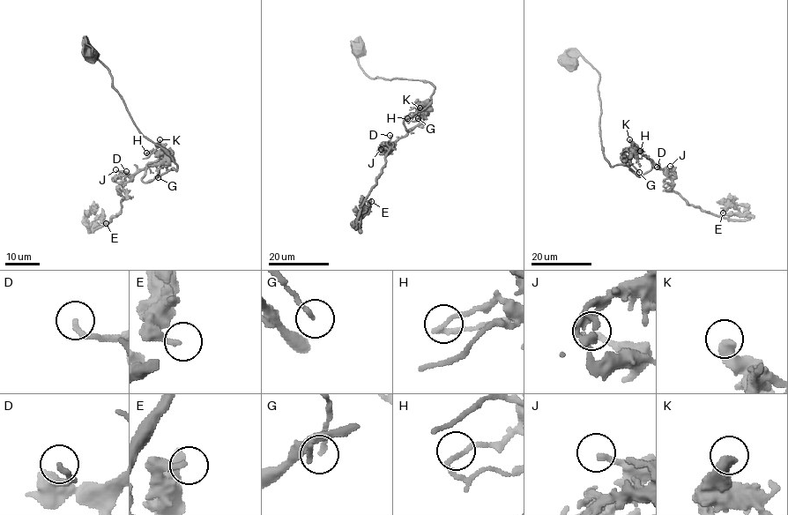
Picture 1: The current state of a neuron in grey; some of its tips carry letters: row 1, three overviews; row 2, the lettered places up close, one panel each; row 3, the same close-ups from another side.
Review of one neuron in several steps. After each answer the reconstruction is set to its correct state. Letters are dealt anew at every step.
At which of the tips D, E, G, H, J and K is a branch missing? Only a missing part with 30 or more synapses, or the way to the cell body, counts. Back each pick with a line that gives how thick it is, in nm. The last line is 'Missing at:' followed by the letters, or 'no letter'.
Missing at: no letter

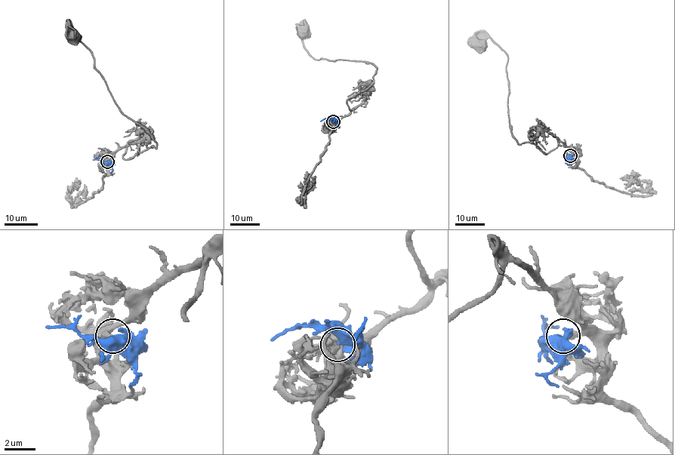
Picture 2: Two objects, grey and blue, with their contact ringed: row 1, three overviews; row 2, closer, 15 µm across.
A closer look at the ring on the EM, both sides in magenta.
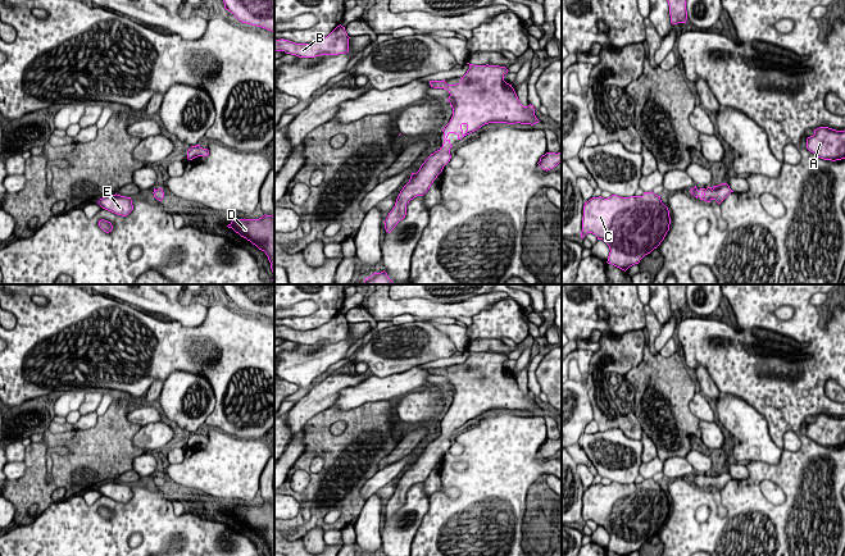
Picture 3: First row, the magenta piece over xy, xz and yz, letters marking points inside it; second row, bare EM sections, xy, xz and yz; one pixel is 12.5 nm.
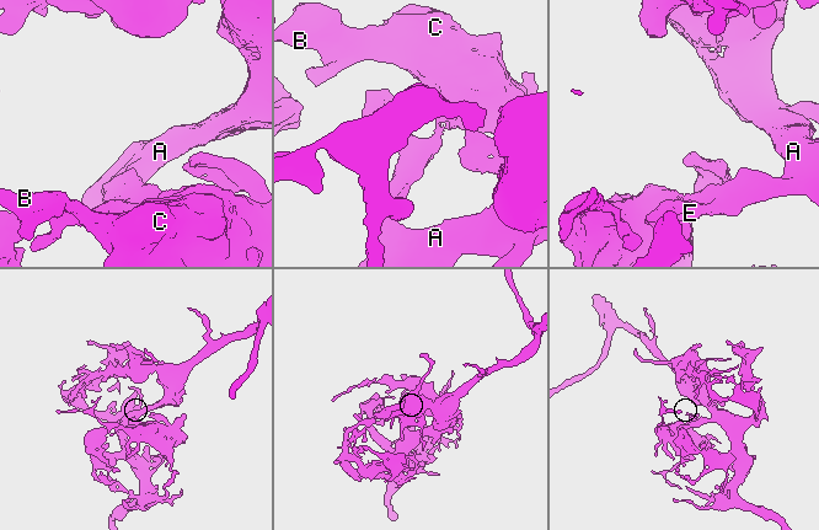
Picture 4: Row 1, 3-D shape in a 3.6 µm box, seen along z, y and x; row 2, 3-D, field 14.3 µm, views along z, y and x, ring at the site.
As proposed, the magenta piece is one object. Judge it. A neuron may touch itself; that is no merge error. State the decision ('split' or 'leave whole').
leave whole

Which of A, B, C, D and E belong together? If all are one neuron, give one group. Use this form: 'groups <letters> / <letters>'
groups A B C D E

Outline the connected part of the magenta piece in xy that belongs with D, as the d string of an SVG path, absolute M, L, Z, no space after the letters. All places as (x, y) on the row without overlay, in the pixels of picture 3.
M264 501L259 506L233 506L227 514L264 538L271 556L274 556L274 503Z

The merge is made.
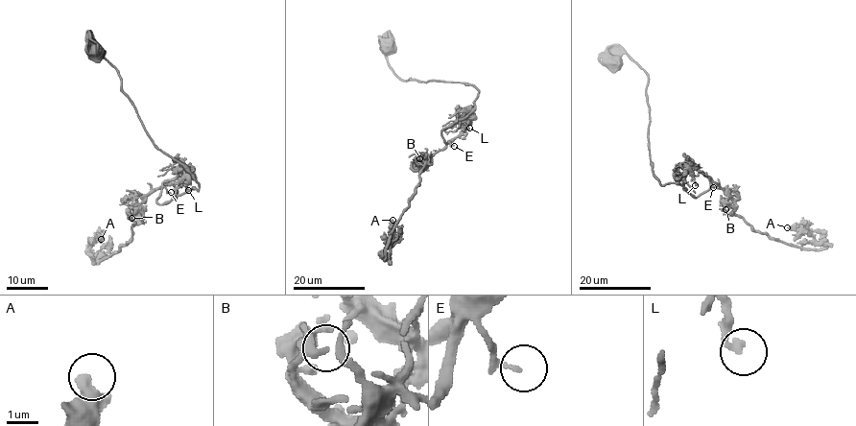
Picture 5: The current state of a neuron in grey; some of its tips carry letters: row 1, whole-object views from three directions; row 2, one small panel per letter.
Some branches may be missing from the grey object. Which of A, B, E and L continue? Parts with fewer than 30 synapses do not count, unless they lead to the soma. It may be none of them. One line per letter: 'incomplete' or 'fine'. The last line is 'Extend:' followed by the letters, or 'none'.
A: fine
B: fine
E: fine
L: fine
Extend: none

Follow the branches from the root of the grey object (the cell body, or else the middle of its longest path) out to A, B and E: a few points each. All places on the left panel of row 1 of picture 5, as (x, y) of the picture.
A: (96, 52), (199, 184), (161, 203), (153, 190), (131, 239), (99, 260), (101, 239)
B: (96, 52), (95, 40), (151, 140), (199, 184), (161, 203), (161, 187), (153, 190), (131, 218)
E: (96, 52), (95, 40), (151, 140), (199, 184), (198, 190), (156, 201), (163, 186), (171, 192)

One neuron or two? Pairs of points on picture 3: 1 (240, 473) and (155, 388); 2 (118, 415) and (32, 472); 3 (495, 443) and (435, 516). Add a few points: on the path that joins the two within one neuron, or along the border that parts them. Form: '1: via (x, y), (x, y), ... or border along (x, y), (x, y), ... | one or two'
1: border along (163, 381), (155, 381), (144, 395) | two
2: via (100, 438), (55, 483) | one
3: via (495, 464), (495, 468), (455, 505) | one

